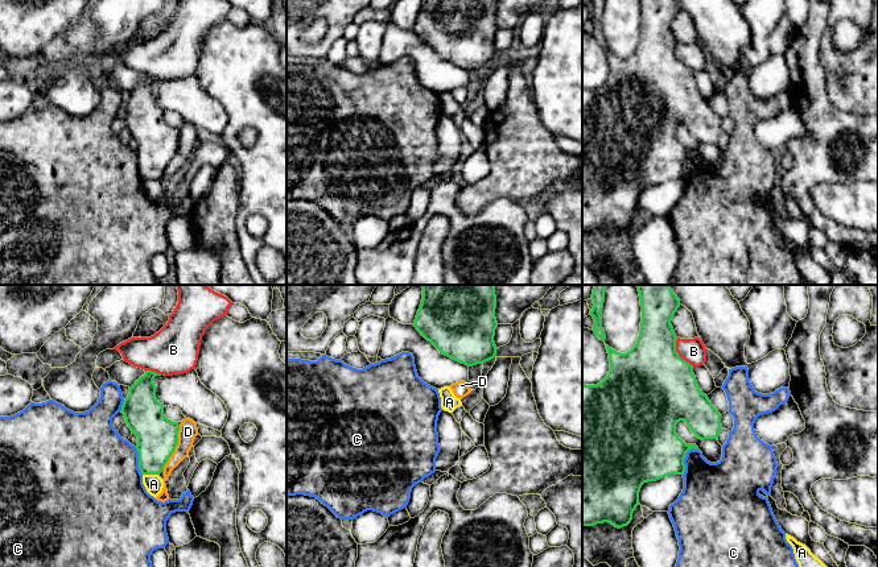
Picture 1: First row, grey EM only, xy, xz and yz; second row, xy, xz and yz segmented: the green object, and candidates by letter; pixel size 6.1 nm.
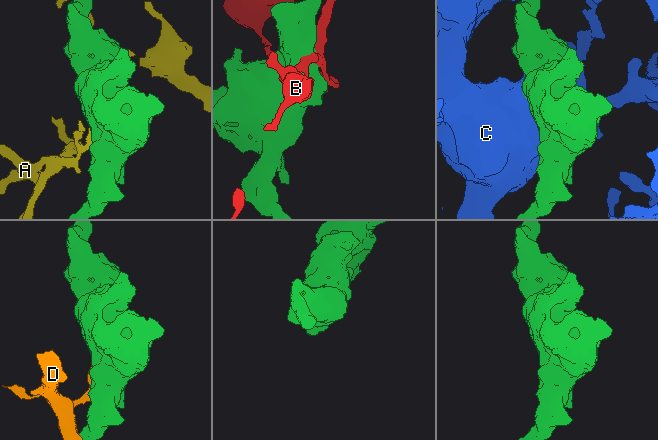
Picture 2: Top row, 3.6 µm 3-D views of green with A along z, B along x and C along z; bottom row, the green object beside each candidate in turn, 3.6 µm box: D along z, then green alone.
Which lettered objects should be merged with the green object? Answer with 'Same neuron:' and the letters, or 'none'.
Same neuron: none

